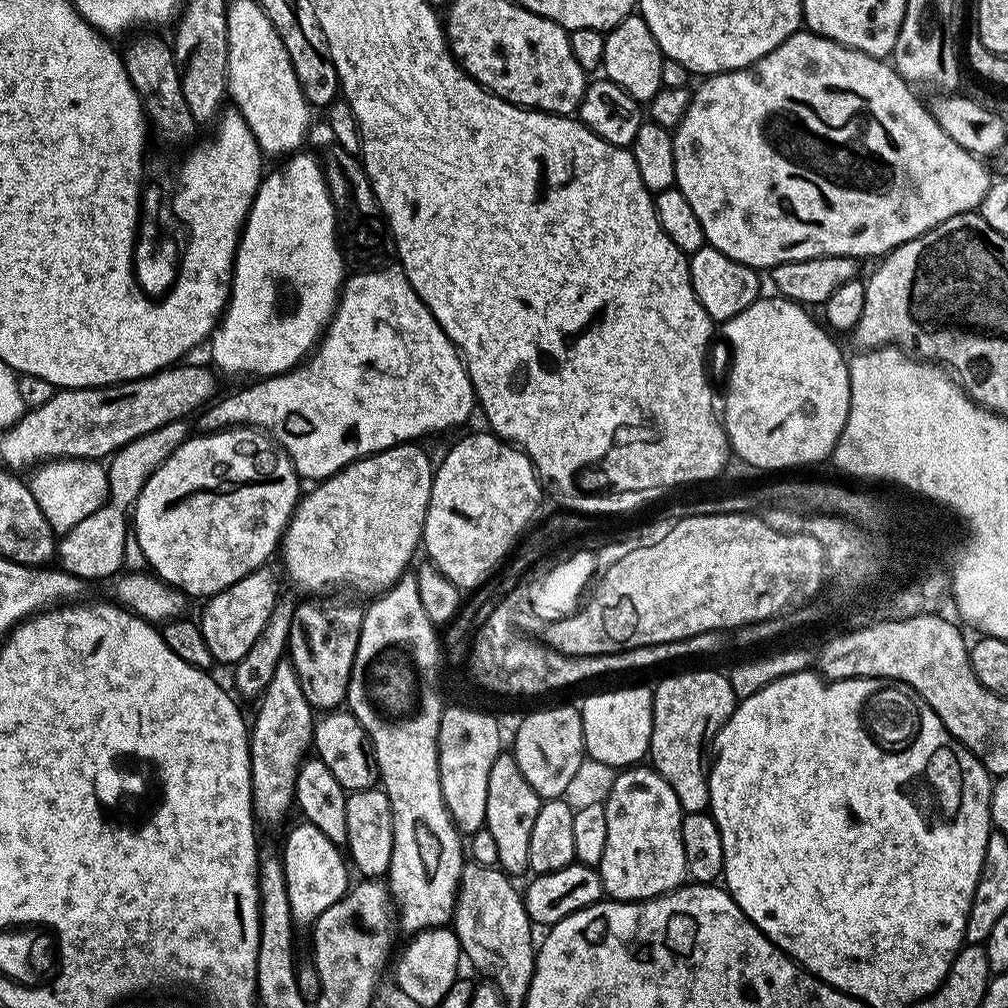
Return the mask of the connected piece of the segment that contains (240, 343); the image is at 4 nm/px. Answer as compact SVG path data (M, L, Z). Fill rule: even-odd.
M304 150L289 155L284 162L281 172L272 172L269 176L267 173L260 181L248 217L244 220L244 227L240 229L240 242L236 245L236 261L232 267L232 292L228 295L228 307L210 337L213 360L211 363L228 376L267 378L291 372L319 345L320 337L336 315L336 306L340 303L340 293L346 279L346 261L341 245L336 245L338 221L336 207L332 205L326 169L317 157L315 160L314 157L307 156ZM282 278L288 278L296 286L302 308L296 310L296 316L278 316L274 326L274 286L276 280Z

